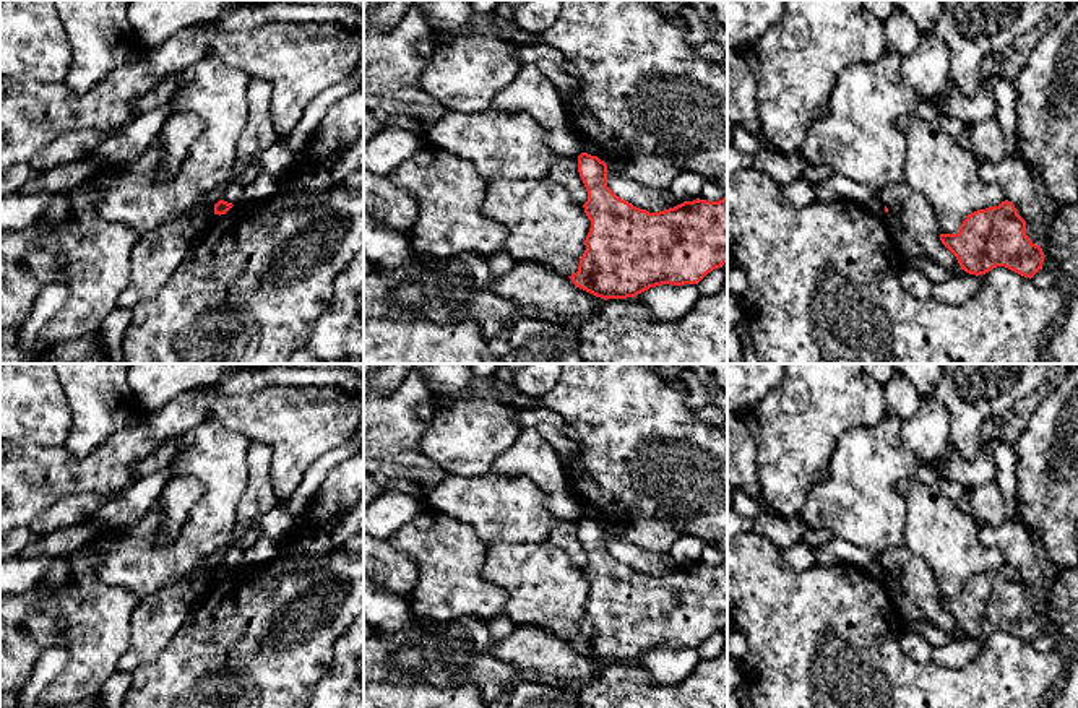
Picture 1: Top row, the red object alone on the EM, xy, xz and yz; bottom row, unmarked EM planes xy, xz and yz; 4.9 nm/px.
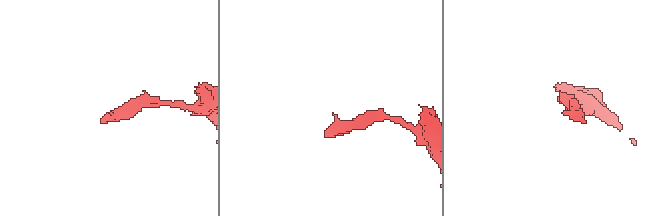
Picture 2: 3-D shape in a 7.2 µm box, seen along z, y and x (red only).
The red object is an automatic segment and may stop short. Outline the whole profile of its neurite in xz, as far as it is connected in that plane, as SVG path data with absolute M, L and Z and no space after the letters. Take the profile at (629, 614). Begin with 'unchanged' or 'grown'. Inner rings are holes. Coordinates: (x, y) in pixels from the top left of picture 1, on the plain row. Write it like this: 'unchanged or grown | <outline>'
unchanged | M581 516L578 536L588 555L583 568L591 585L586 614L571 646L604 664L636 661L649 651L698 648L708 637L727 627L727 560L719 565L693 563L649 576L617 560L607 550L607 528Z

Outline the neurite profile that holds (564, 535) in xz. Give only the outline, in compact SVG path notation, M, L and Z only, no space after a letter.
M558 521L550 529L547 541L565 550L576 568L588 565L588 555L578 536L578 521Z

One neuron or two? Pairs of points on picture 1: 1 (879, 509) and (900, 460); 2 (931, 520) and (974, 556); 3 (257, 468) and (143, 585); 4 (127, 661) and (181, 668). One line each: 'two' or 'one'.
1: one
2: one
3: two
4: two

